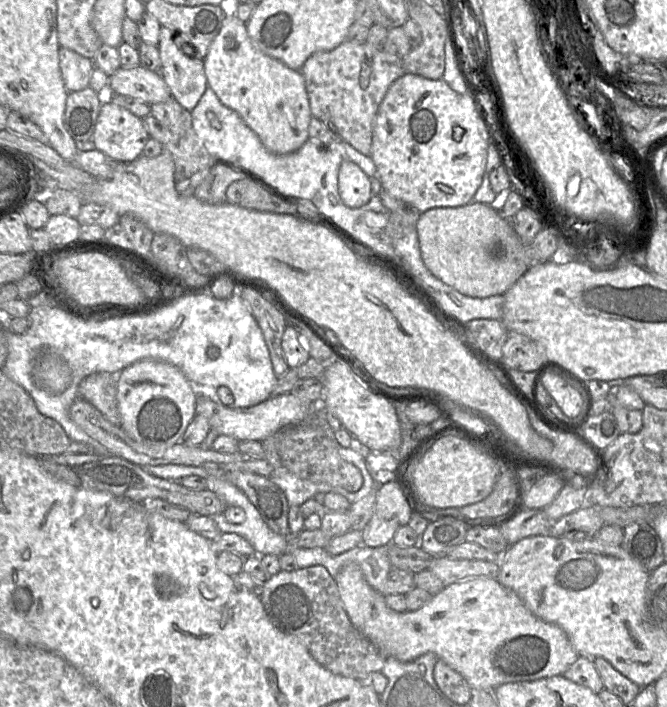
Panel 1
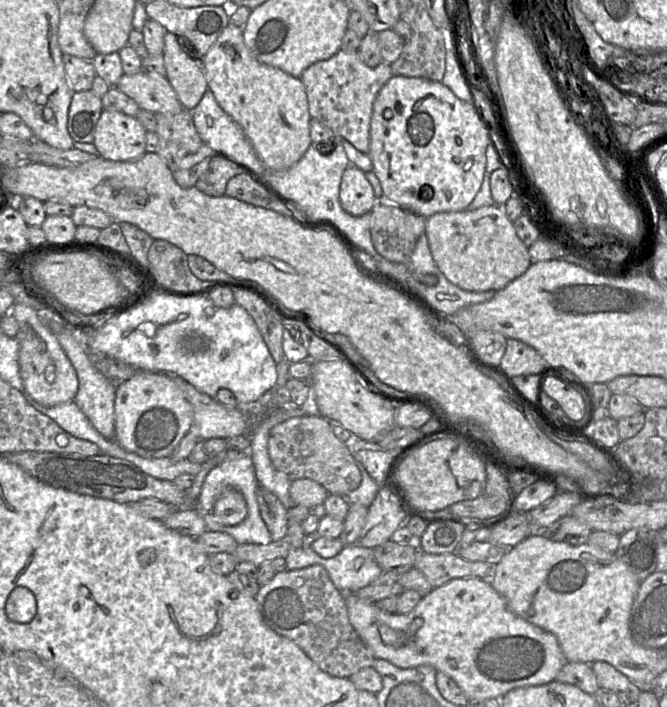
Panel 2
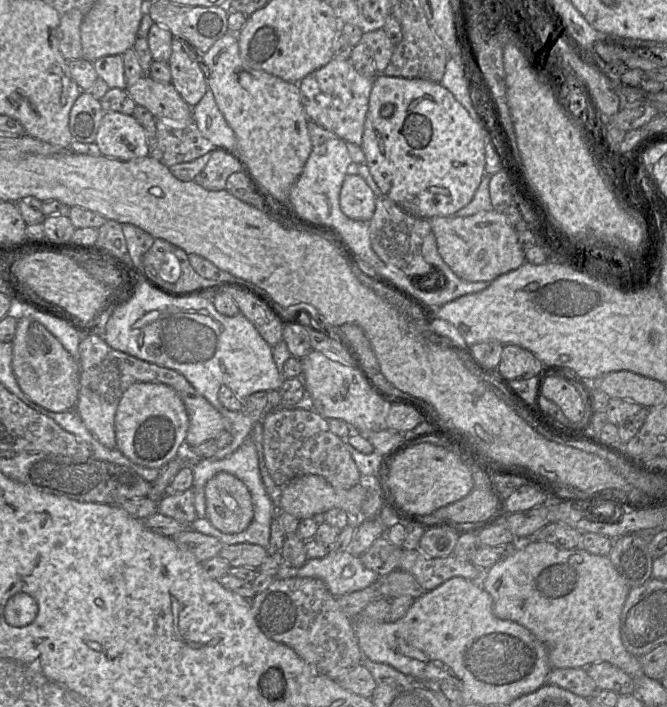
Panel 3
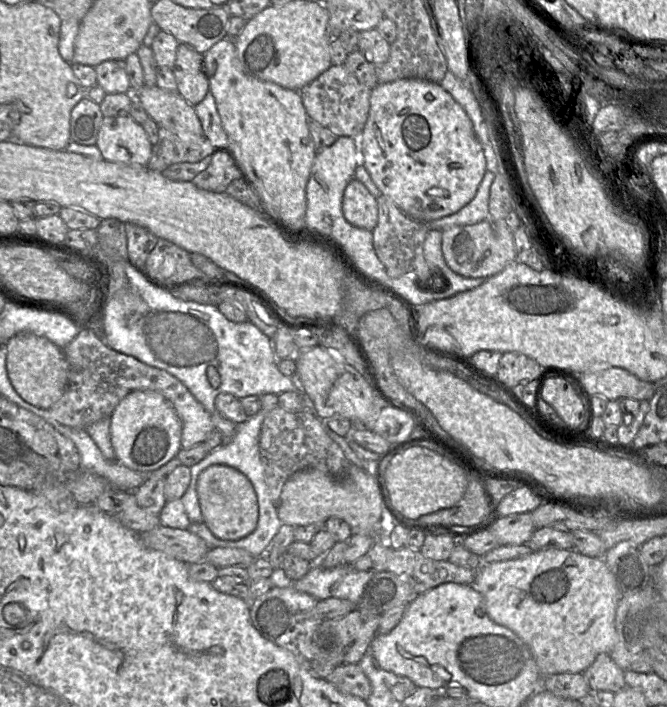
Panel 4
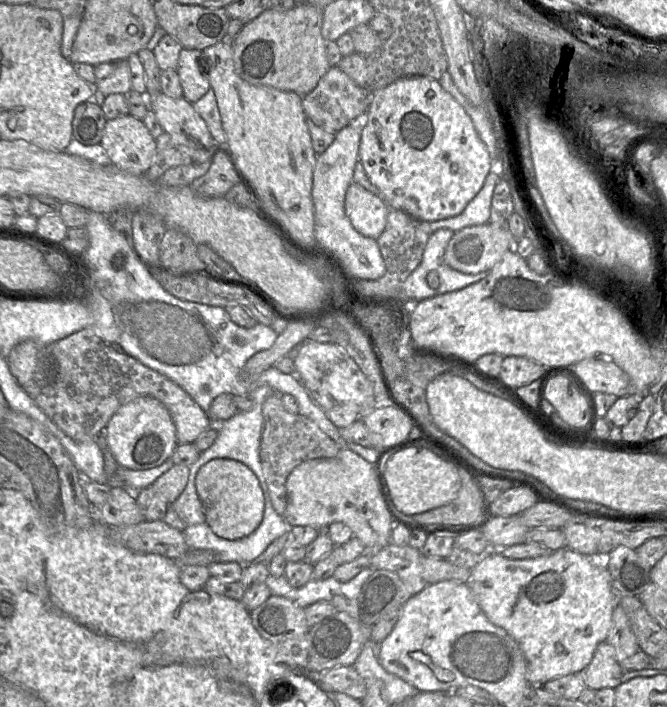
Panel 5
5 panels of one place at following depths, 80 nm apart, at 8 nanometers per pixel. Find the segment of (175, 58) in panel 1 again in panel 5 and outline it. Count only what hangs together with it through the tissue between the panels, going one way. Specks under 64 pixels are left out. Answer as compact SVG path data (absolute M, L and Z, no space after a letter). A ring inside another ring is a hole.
M183 48L176 70L183 89L183 97L190 103L197 102L210 90L208 70L203 62L202 51Z

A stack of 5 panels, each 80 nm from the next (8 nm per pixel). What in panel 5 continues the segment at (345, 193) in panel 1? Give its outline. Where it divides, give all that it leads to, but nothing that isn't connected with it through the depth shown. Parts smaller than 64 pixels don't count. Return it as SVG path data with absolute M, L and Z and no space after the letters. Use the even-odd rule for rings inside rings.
M352 182L345 195L345 213L354 229L377 240L385 229L389 207L375 195Z

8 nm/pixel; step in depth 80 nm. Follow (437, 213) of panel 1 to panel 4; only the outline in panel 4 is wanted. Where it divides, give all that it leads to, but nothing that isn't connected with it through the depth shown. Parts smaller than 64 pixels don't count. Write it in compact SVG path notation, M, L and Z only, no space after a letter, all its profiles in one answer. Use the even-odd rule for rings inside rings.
M484 220L473 225L443 229L442 252L454 272L470 278L491 277L518 259L513 232L505 226L504 220Z

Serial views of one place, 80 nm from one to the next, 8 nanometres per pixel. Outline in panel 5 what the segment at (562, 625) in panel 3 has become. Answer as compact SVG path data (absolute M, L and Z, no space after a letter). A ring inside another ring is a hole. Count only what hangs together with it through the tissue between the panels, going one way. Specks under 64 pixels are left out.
M566 548L549 556L508 559L490 550L471 570L467 586L491 623L505 629L520 646L526 660L526 679L531 686L572 673L579 673L591 662L597 645L608 638L617 594L603 560Z

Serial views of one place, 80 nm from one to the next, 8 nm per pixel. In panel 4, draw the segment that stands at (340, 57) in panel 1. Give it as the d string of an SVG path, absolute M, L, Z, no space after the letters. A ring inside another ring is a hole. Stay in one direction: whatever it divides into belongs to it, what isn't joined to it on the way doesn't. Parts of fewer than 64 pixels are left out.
M332 65L300 90L309 120L329 129L336 136L359 138L368 119L371 90L361 84L344 65Z

